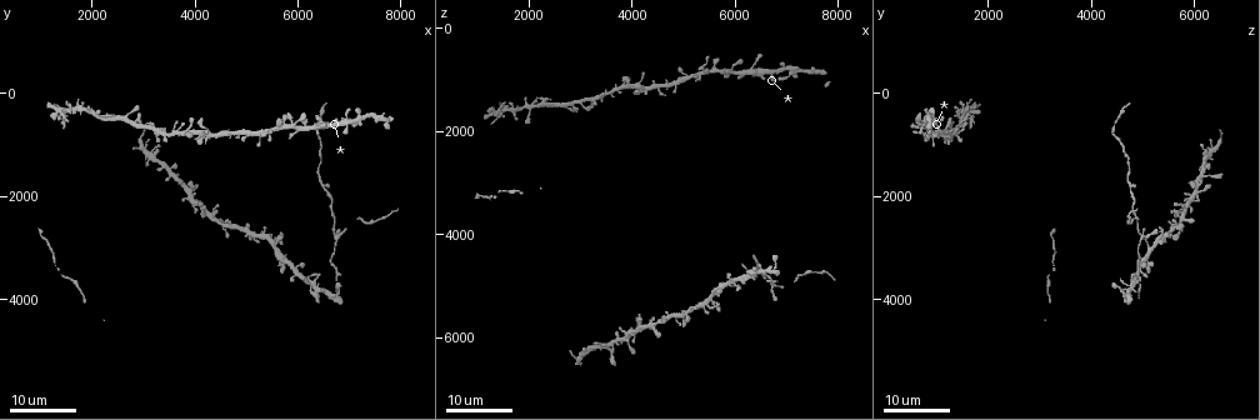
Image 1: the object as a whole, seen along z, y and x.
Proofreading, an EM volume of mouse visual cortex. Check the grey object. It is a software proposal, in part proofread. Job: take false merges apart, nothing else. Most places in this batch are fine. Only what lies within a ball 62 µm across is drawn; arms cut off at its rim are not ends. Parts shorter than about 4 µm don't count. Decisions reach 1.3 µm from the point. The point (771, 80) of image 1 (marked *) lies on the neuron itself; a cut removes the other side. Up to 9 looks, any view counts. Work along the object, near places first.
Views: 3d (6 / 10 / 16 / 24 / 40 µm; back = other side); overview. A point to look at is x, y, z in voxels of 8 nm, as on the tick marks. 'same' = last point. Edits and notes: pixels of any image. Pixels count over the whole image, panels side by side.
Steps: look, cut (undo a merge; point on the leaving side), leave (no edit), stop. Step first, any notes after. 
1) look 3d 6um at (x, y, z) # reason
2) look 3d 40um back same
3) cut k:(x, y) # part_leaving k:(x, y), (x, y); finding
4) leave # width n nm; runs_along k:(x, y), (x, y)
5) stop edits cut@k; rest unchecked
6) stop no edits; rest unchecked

look 3d 16um at (6250, 650, 800) # looks like a crossing

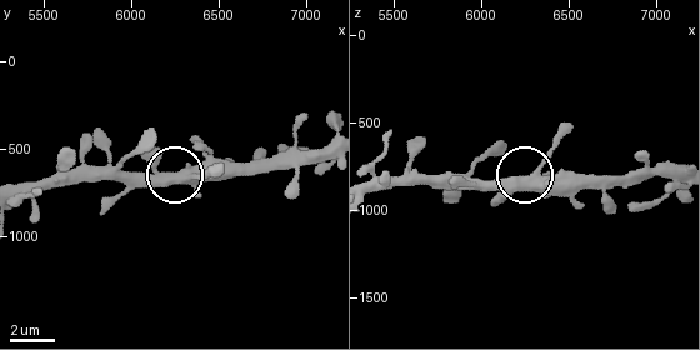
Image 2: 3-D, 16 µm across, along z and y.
look 3d 10um at (6300, 660, 800)

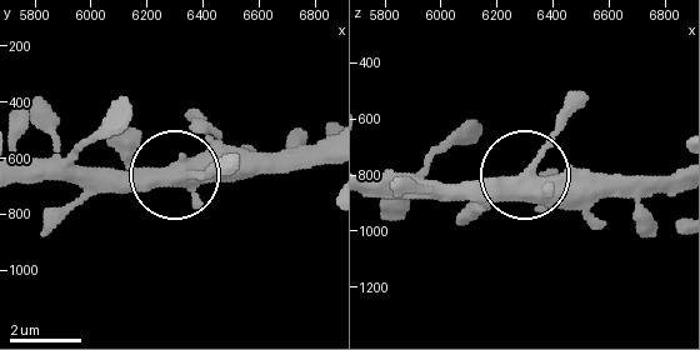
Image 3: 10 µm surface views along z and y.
leave # all the same neuron

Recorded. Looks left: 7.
look 3d 24um at (6400, 700, 4450)

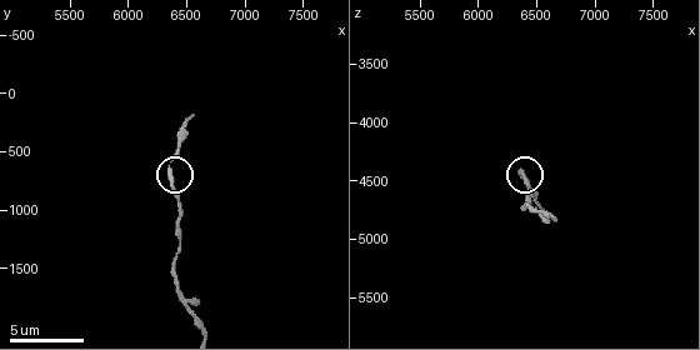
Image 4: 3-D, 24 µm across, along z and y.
look 3d 6um at (6360, 720, 4440) # zoom in

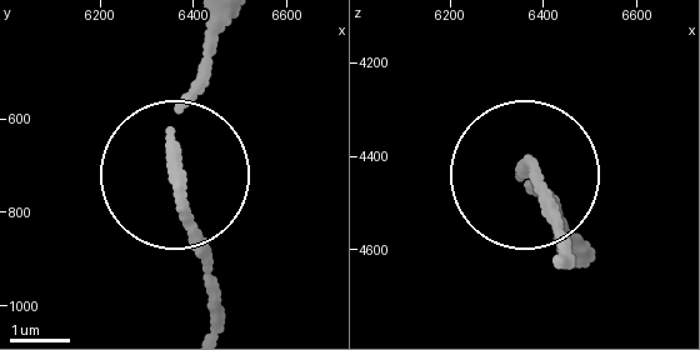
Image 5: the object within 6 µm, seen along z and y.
leave # all the same neuron

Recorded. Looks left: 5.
look 3d 6um at (6540, 1880, 4780) # narrows sharply

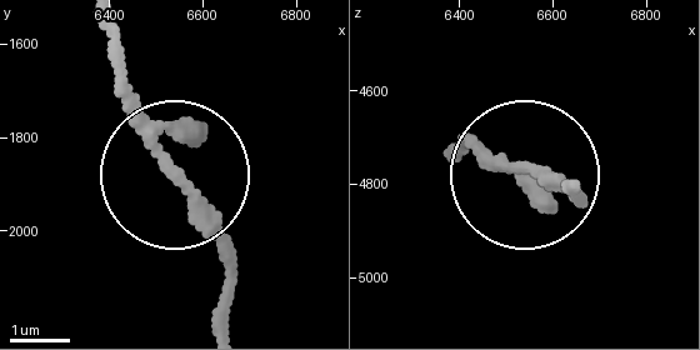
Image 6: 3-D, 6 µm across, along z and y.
look 3d 6um back at (6535, 1865, 4760) # other side

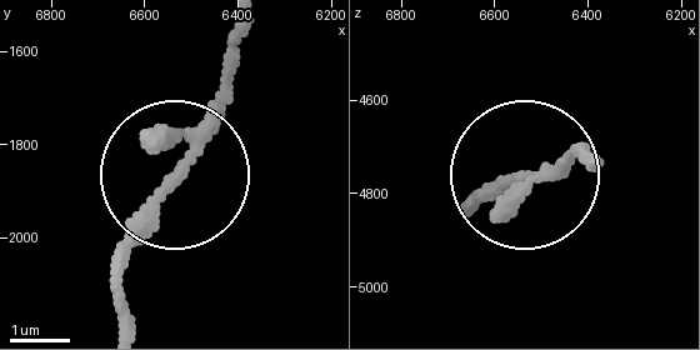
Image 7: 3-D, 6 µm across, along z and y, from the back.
leave # continuous, no second neuron

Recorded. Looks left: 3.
look 3d 24um at (6750, 2750, 4950) # four arms meet

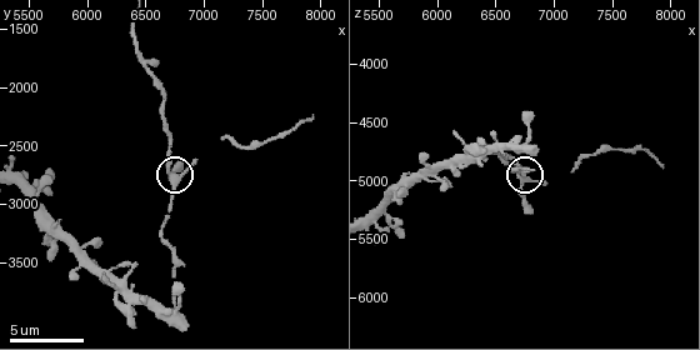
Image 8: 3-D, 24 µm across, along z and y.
look 3d 10um at (6780, 2780, 5000) # zoom in

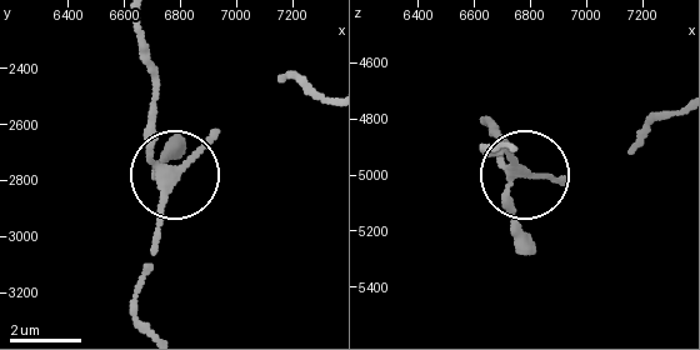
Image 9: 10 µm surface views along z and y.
leave # all the same neuron

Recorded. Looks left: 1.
stop no edits; rest unchecked

